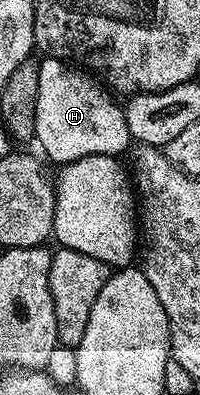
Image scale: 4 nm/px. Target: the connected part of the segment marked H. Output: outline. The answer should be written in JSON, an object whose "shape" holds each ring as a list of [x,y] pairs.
{"shape":[[[50,56],[43,60],[38,64],[35,135],[35,140],[40,141],[44,148],[43,156],[49,162],[67,163],[90,155],[119,158],[120,153],[127,154],[132,136],[126,127],[121,102],[116,102],[117,98],[95,76],[73,67],[69,62]]]}

